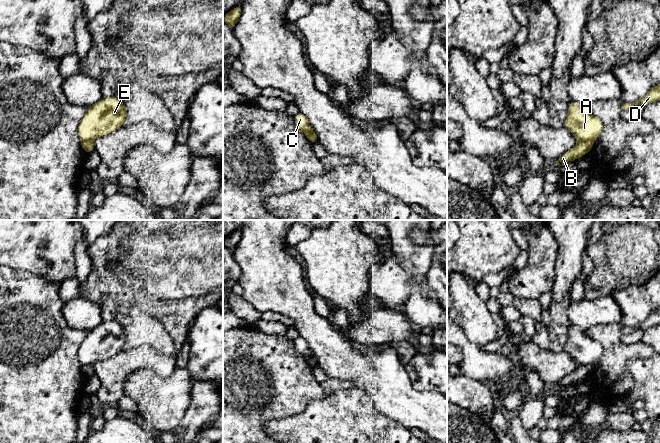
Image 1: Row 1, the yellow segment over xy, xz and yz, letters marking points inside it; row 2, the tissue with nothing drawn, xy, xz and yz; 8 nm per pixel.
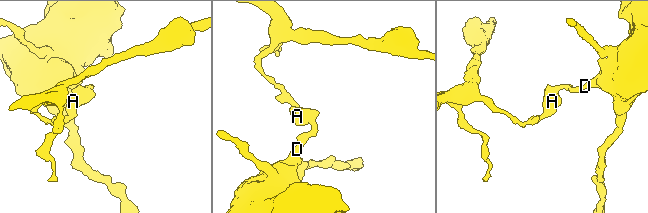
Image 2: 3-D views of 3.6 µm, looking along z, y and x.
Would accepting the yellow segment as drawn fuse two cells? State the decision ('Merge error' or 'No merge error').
Merge error

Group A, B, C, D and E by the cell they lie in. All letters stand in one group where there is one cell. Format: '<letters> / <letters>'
A C D E / B

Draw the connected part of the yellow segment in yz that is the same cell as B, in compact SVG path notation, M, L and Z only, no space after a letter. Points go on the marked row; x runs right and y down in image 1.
M579 141L572 149L565 152L556 162L574 161L580 156L586 155L593 147L594 141Z

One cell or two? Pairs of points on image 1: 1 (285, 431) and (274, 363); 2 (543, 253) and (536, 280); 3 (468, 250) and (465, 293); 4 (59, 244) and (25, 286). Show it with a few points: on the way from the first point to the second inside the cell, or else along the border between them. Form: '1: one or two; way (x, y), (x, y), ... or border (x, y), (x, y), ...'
1: two; border (305, 410), (298, 415), (271, 419), (263, 428)
2: one; way (542, 260), (539, 273)
3: two; border (457, 271), (462, 274)
4: two; border (12, 267), (18, 270), (29, 271), (56, 282)

